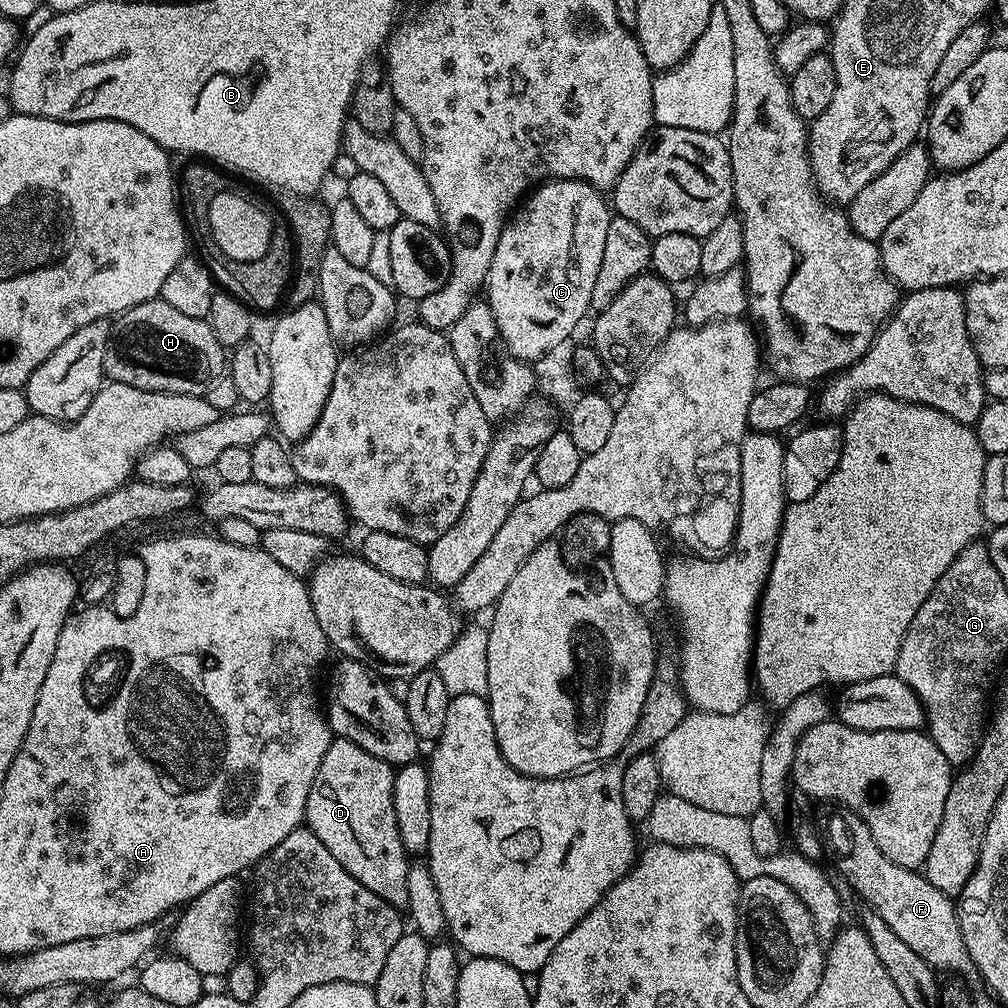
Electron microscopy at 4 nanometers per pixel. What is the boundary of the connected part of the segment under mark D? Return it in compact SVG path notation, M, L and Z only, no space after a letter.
M333 739L332 745L326 750L326 758L322 758L322 766L318 766L318 774L314 778L314 782L310 786L310 794L306 798L306 810L304 811L304 819L306 827L318 838L318 842L322 842L322 846L326 846L326 850L330 850L330 854L334 854L334 858L338 858L338 862L344 867L348 873L352 875L362 886L366 886L366 890L370 890L374 894L378 894L378 898L382 898L386 902L393 904L395 908L407 909L407 872L410 865L409 853L404 851L402 846L402 838L398 834L398 818L394 818L394 778L396 777L394 768L391 764L376 758L374 754L367 753L362 746L356 745L352 741L345 739Z

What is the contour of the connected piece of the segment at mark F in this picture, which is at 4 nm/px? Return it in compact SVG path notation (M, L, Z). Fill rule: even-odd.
M857 814L850 820L856 822L858 846L852 844L850 850L840 848L834 861L839 872L862 898L860 900L875 910L890 930L937 973L957 972L955 975L960 978L975 977L977 970L966 950L953 899L930 884L923 873L890 862L874 842L866 822Z

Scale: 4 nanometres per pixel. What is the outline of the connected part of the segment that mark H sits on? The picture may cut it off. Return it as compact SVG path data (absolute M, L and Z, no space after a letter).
M159 298L142 302L115 317L112 337L108 340L104 359L104 375L109 381L126 386L138 386L138 390L173 392L191 396L202 396L210 386L210 382L214 382L214 378L218 378L225 368L226 350L218 342L207 319L190 318L190 314L182 314L179 310L174 310L170 302Z

